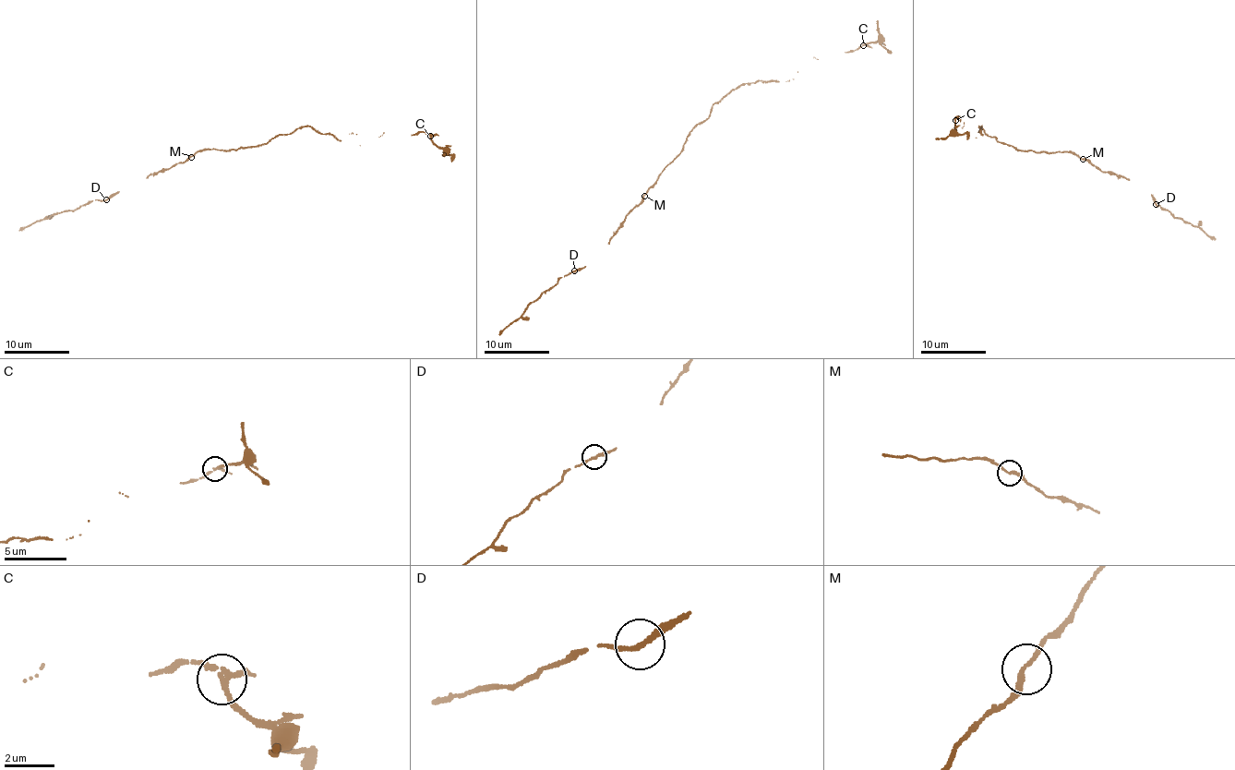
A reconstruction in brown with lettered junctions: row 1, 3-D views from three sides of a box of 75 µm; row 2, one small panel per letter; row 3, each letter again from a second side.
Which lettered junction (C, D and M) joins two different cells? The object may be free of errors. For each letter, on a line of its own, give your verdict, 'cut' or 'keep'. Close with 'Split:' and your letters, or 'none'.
C: cut
D: keep
M: keep
Split: C

